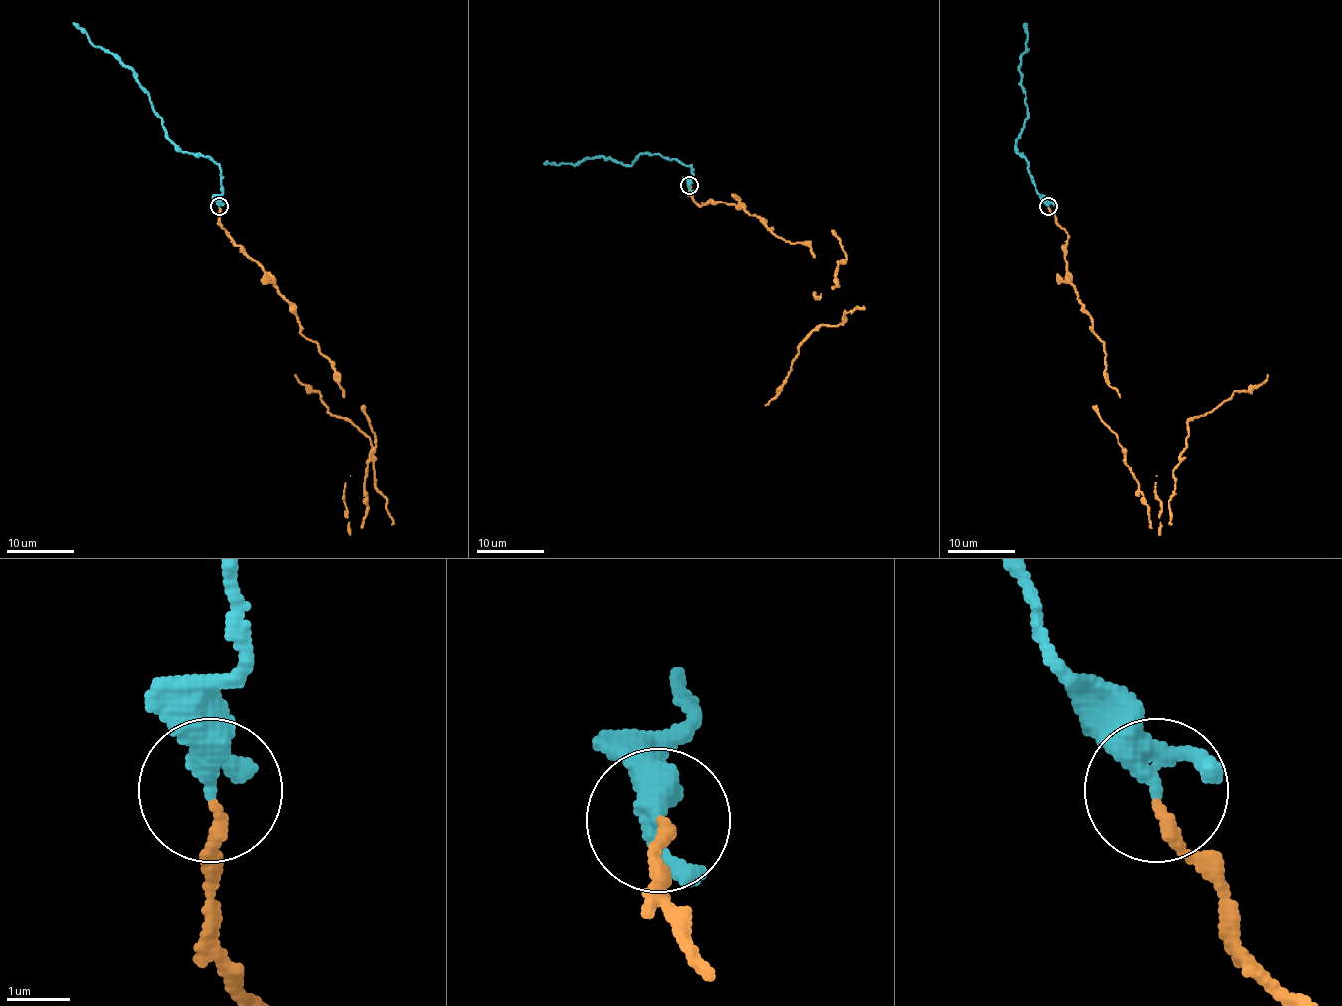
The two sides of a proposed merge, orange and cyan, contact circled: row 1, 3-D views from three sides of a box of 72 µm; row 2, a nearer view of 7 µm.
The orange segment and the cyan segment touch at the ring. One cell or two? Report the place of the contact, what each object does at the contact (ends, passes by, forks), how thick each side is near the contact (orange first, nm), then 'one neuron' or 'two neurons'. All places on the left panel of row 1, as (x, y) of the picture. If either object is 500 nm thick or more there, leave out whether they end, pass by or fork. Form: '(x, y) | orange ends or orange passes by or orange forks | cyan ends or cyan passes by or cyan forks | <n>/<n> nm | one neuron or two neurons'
(219, 206) | orange ends | cyan passes by | 180/300 nm | one neuron

